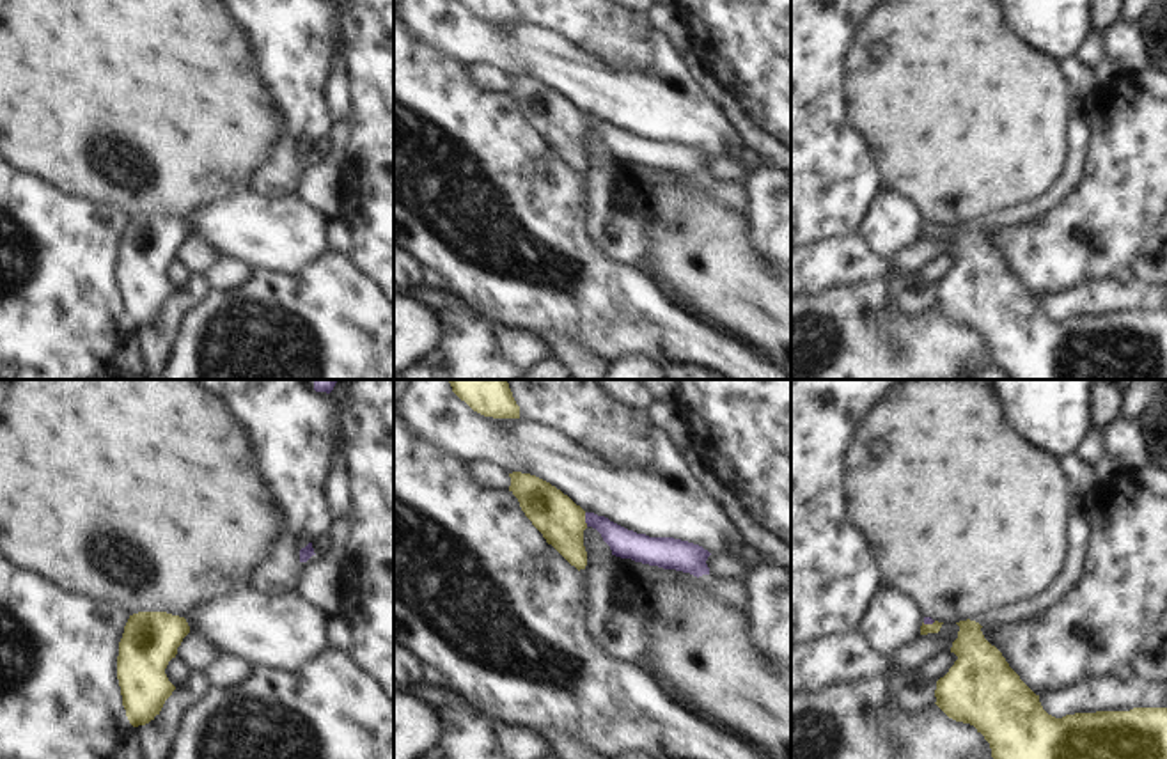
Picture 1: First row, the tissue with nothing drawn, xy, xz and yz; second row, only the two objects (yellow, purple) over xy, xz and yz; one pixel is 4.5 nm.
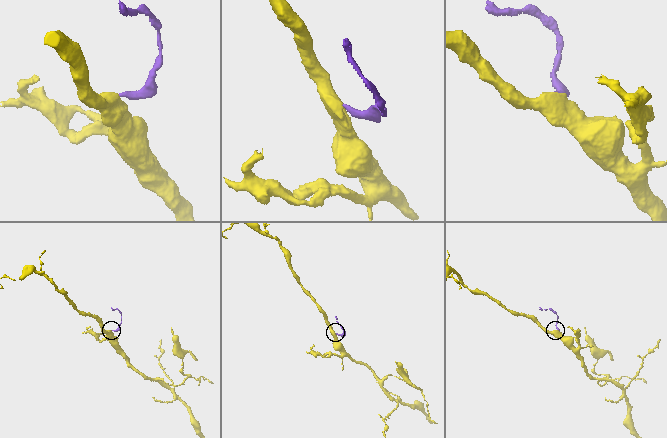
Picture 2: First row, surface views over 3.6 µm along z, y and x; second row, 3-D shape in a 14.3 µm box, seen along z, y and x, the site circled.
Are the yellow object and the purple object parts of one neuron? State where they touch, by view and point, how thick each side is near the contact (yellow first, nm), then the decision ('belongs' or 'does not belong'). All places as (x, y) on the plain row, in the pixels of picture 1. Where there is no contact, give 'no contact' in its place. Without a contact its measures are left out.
meets yellow in xz at (584, 123); 200 nm thick on the yellow side, 130 nm on the other; belongs

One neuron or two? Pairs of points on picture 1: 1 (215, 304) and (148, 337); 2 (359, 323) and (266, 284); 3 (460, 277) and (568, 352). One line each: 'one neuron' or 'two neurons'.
1: two neurons
2: one neuron
3: two neurons

